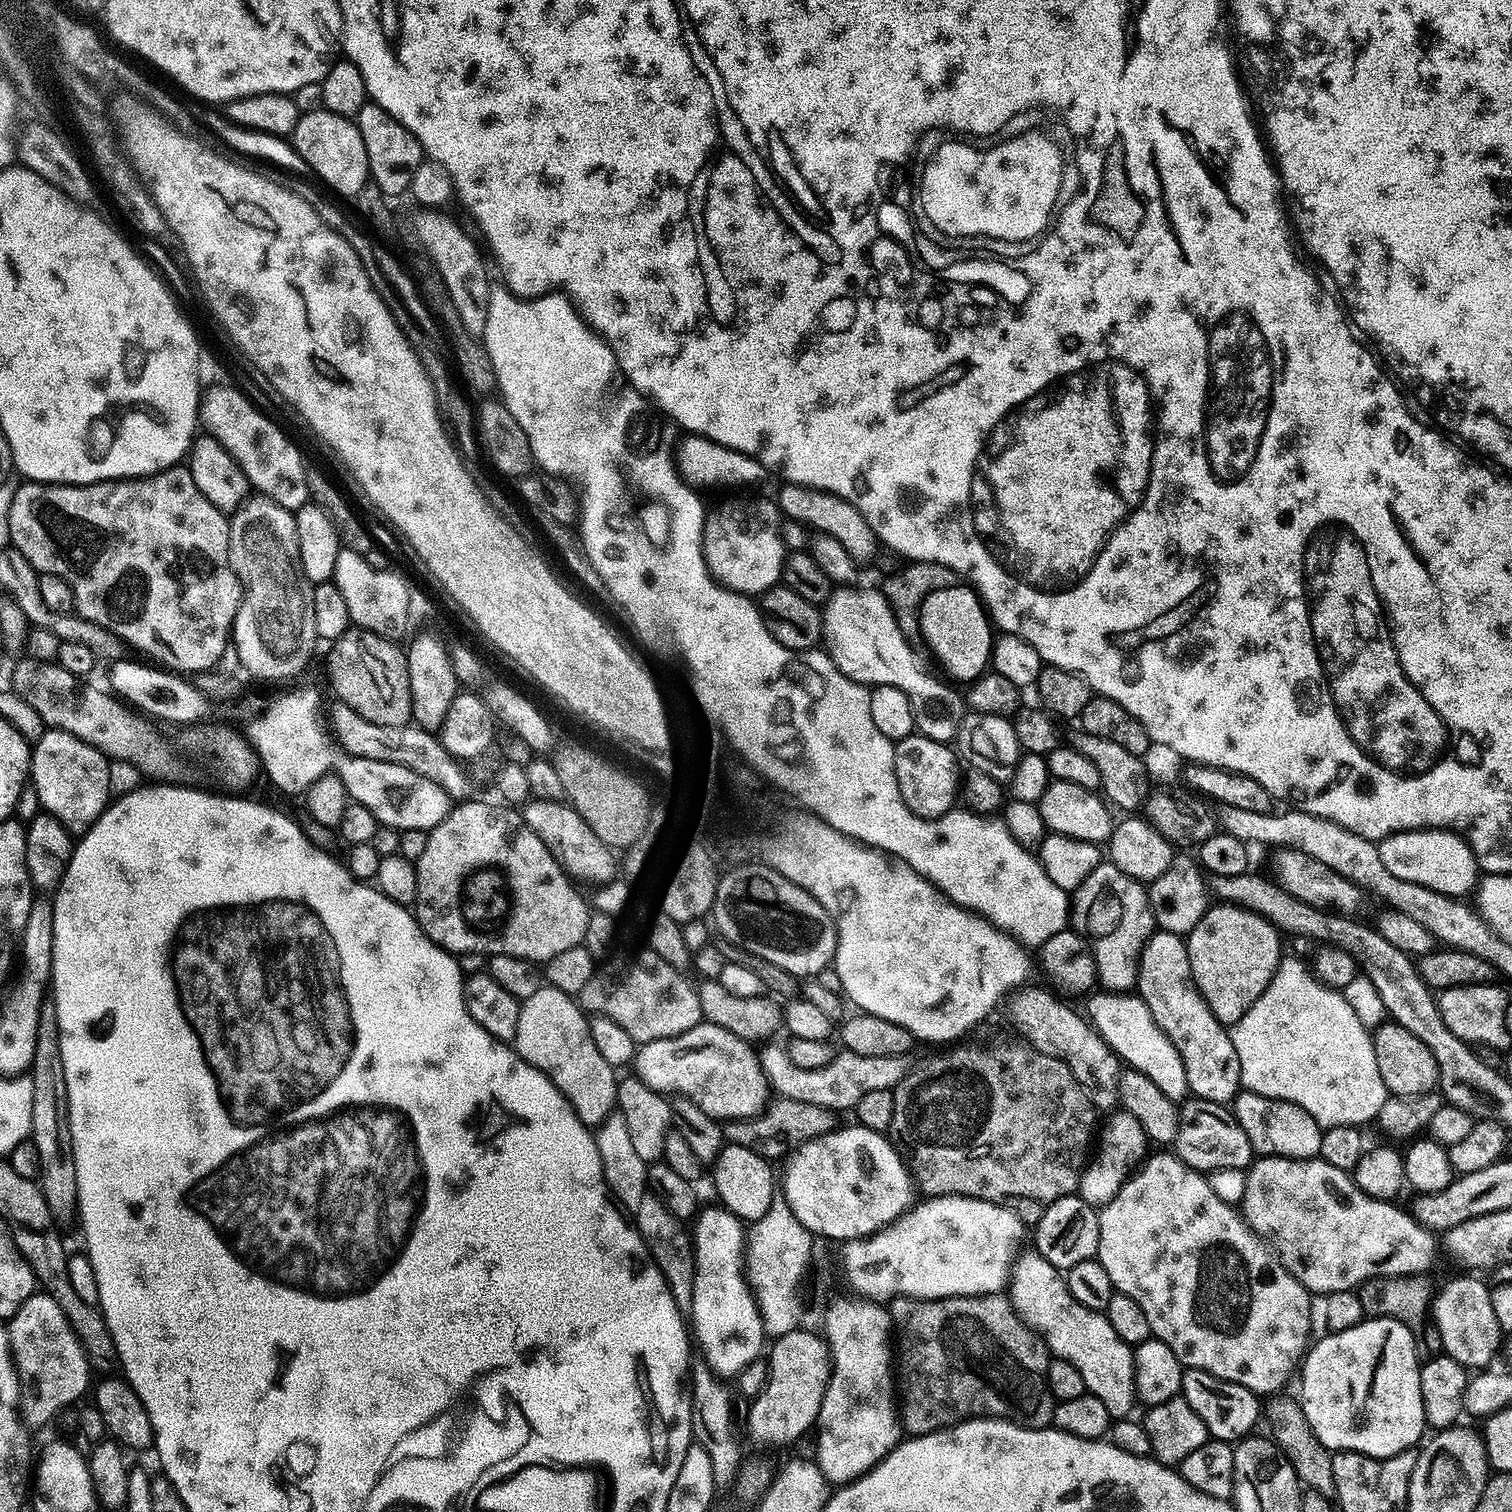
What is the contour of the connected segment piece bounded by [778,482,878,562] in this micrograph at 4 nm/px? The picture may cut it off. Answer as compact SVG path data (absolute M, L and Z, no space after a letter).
M784 482L781 485L778 503L781 513L787 519L789 516L790 519L797 520L800 524L809 524L810 527L817 528L820 536L834 537L838 542L842 542L842 546L846 546L846 550L857 562L875 558L878 541L874 530L870 522L866 522L863 514L850 502L846 502L846 498L826 490L808 488L804 484Z

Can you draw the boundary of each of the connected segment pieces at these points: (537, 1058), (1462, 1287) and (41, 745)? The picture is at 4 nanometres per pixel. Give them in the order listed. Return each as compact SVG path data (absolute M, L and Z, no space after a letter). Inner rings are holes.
M541 986L535 994L530 994L530 998L520 1001L520 1013L518 1014L518 1030L516 1031L516 1039L514 1041L514 1047L516 1053L523 1058L523 1060L530 1066L534 1066L542 1074L546 1074L550 1078L550 1082L554 1082L554 1086L558 1086L558 1090L562 1095L570 1102L570 1106L574 1106L574 1110L578 1114L578 1118L584 1124L589 1126L600 1126L617 1111L618 1105L616 1103L616 1082L618 1079L617 1069L611 1068L606 1062L606 1058L602 1058L602 1054L598 1054L598 1046L594 1046L594 1038L590 1038L590 1026L588 1025L589 1017L586 1015L583 1008L573 997L567 996L562 990L557 988L549 988L547 986Z
M1460 1276L1449 1284L1439 1285L1430 1309L1430 1320L1436 1324L1440 1335L1443 1355L1454 1358L1469 1370L1484 1370L1496 1356L1500 1348L1502 1330L1498 1326L1498 1317L1494 1315L1494 1302L1490 1302L1491 1287L1472 1276Z
M48 728L31 745L30 748L30 786L38 794L41 809L50 813L72 834L83 834L104 812L110 803L109 757L99 752L94 746L74 738L57 728Z

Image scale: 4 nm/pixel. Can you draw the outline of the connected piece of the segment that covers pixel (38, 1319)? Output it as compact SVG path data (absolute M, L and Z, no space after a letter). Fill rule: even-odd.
M43 1290L33 1292L22 1306L7 1321L8 1341L12 1346L12 1352L20 1374L22 1387L22 1416L29 1425L44 1424L52 1420L63 1408L68 1408L84 1391L89 1391L88 1372L90 1373L90 1361L88 1351L85 1350L79 1335L77 1334L68 1316L62 1312L62 1306L54 1302L48 1293Z

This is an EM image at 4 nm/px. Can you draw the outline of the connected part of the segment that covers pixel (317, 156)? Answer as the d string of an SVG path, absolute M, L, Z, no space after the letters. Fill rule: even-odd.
M321 106L313 112L305 112L298 118L291 135L291 148L303 153L303 158L311 168L317 168L325 179L332 181L336 188L343 192L362 190L369 183L366 142L358 130L355 119L339 116Z

